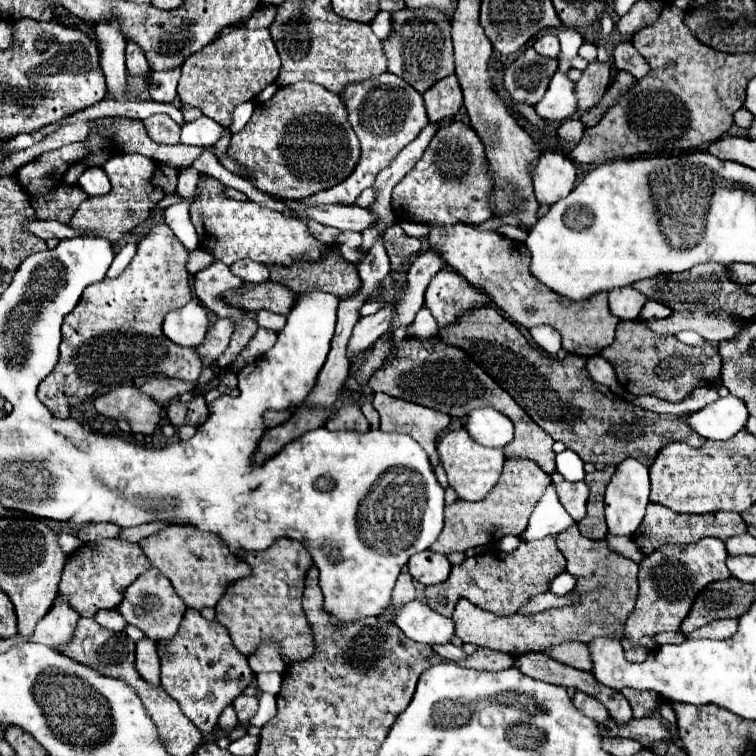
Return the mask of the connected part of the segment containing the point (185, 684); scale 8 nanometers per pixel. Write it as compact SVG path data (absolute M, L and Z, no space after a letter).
M187 610L185 618L179 626L179 632L169 640L169 642L157 642L157 650L159 650L159 658L161 658L161 688L173 698L177 700L177 704L181 706L183 714L203 732L209 734L213 732L213 728L217 726L217 718L219 714L251 684L253 680L253 670L249 668L249 660L247 656L243 656L231 642L229 632L225 630L225 626L221 626L217 620L207 622L197 610Z

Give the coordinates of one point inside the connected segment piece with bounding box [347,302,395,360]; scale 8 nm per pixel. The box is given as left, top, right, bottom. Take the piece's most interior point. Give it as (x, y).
(367, 330)

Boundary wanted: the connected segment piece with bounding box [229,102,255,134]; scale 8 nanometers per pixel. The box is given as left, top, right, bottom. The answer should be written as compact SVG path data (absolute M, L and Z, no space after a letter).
M245 102L245 104L239 104L235 110L233 110L233 116L231 116L231 126L229 130L235 134L239 130L243 130L251 118L251 112L253 112L255 104L253 102Z

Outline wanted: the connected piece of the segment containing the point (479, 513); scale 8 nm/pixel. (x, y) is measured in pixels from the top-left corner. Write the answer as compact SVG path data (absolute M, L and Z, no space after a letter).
M521 458L507 460L499 482L483 500L479 502L455 500L453 504L445 506L445 528L439 534L437 542L431 546L431 550L441 552L441 554L449 554L455 550L465 552L475 546L495 544L507 534L519 536L527 528L529 514L533 512L537 500L541 498L549 482L551 482L551 476L545 474L535 462L521 460Z

